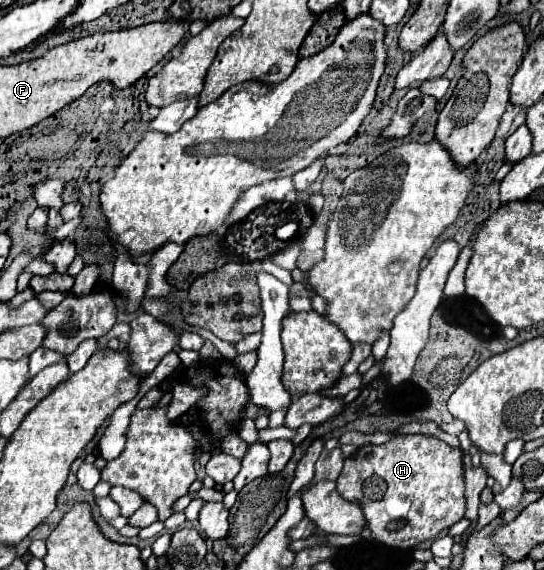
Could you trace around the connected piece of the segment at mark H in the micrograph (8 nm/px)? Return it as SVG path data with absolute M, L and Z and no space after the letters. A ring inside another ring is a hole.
M430 434L392 436L386 444L358 448L350 458L346 458L346 464L336 482L338 492L346 500L358 502L362 506L372 536L388 548L408 550L420 542L434 540L442 530L462 520L466 512L462 450L452 448L444 440Z

